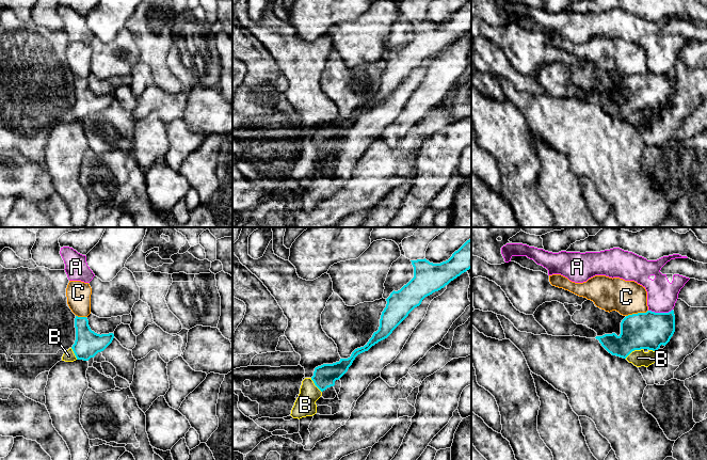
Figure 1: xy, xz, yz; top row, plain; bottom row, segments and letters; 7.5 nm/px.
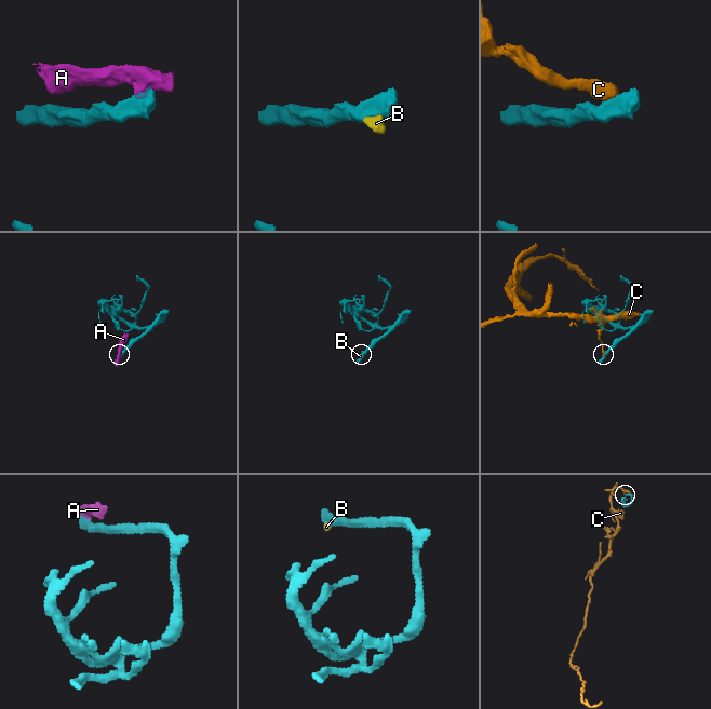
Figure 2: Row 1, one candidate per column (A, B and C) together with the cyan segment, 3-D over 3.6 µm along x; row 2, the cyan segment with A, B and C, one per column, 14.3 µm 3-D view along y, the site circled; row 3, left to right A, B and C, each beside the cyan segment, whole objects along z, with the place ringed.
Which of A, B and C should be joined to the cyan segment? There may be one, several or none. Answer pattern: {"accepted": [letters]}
{"accepted": []}

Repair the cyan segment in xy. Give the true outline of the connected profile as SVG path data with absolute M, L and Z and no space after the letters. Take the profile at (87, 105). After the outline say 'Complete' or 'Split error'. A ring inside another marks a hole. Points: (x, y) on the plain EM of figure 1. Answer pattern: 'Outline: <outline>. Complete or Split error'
Outline: M86 78L75 79L76 101L71 110L77 121L89 122L103 112L113 101L114 95L97 95L91 91Z. Complete

